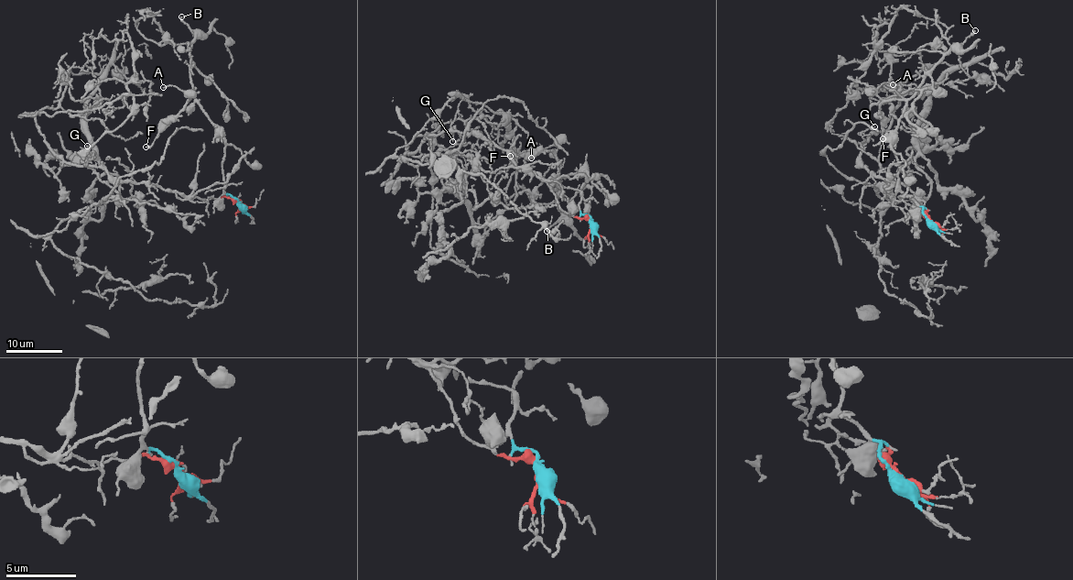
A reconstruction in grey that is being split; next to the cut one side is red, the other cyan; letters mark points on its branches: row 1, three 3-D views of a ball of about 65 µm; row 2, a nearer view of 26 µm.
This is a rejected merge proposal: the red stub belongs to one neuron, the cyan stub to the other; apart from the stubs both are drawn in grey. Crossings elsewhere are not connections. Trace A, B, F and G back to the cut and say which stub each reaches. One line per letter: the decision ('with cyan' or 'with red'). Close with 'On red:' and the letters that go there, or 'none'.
A: with cyan
B: with cyan
F: with cyan
G: with red
On red: G

